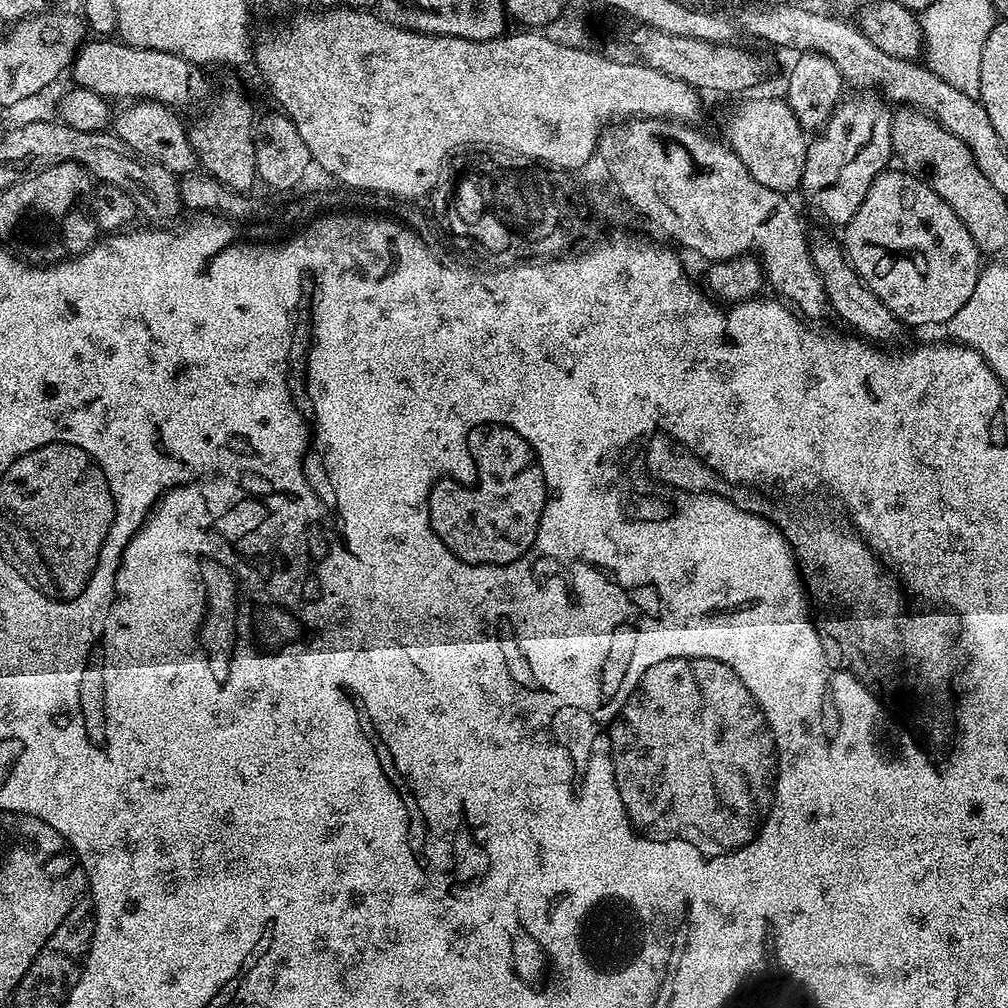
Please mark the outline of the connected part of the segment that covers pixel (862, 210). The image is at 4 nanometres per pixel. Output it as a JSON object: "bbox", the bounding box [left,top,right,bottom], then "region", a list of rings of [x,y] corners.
{"bbox":[842,170,982,326],"region":[[[885,170],[876,175],[874,182],[870,186],[870,190],[866,190],[866,198],[862,198],[862,206],[858,206],[854,218],[850,218],[850,222],[843,225],[842,232],[844,232],[844,240],[842,239],[842,247],[844,254],[848,257],[848,261],[852,263],[852,269],[864,281],[865,286],[893,312],[901,325],[936,324],[936,326],[942,326],[950,318],[954,318],[954,314],[958,314],[958,310],[962,310],[962,306],[966,306],[970,294],[974,294],[974,286],[978,282],[982,271],[982,263],[980,264],[982,253],[978,245],[974,242],[974,238],[970,238],[970,230],[966,230],[962,218],[958,218],[958,214],[954,214],[951,206],[929,184],[924,183],[923,180],[918,179],[917,176],[913,176],[907,170],[899,170],[900,172],[892,171]]]}

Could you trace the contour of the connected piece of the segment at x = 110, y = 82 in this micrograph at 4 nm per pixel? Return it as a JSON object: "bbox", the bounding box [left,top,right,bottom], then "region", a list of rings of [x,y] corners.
{"bbox":[71,38,208,110],"region":[[[96,38],[94,42],[87,41],[77,52],[73,61],[71,76],[77,87],[94,90],[105,99],[124,100],[120,102],[135,102],[137,100],[153,100],[164,104],[167,108],[181,110],[196,104],[208,92],[208,80],[204,77],[205,69],[198,64],[190,63],[186,58],[166,54],[162,50],[146,50],[125,44],[116,38]]]}

